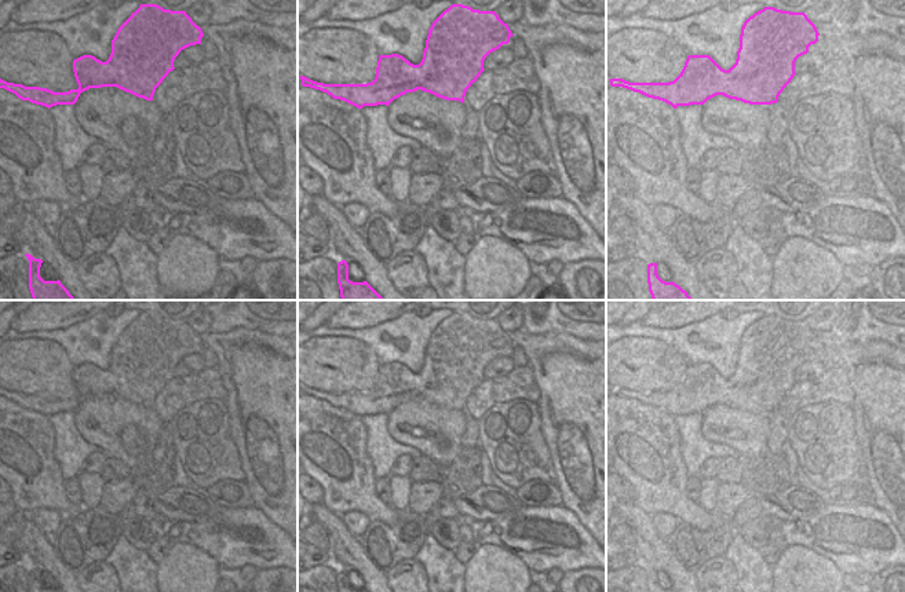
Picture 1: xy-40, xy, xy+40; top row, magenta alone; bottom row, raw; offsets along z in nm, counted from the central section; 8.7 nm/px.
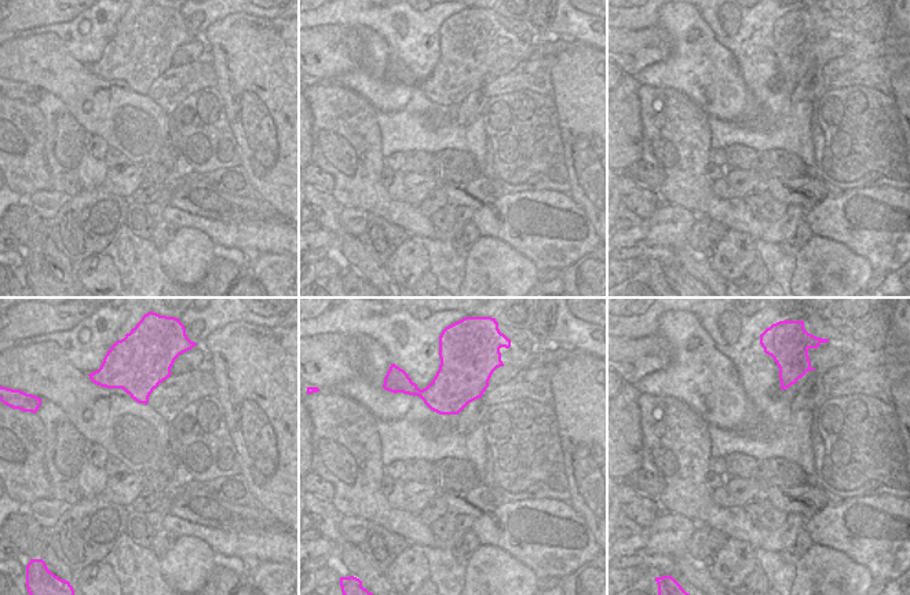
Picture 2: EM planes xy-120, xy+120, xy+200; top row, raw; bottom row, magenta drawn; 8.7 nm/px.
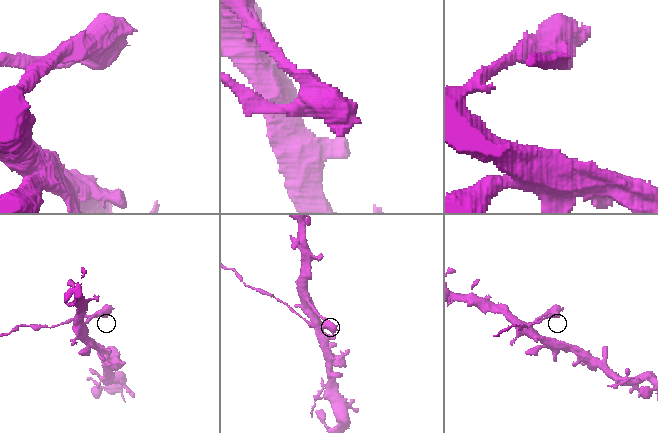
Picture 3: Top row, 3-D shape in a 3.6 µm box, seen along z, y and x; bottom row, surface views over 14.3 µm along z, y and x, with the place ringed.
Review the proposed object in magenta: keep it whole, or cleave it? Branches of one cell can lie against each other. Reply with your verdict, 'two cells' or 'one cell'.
two cells

